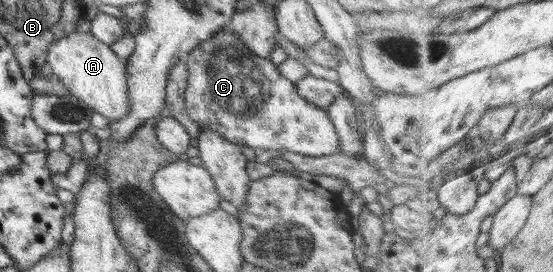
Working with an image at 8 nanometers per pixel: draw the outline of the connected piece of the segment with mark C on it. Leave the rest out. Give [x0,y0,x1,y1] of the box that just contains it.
[184,28,341,156]

